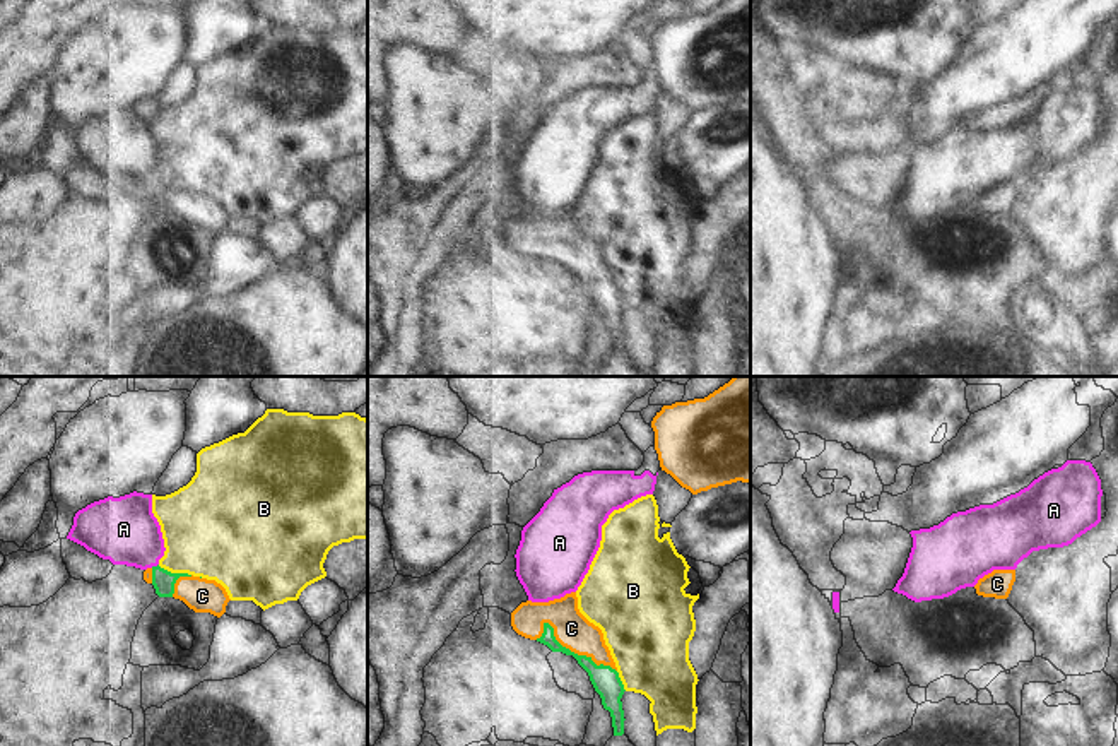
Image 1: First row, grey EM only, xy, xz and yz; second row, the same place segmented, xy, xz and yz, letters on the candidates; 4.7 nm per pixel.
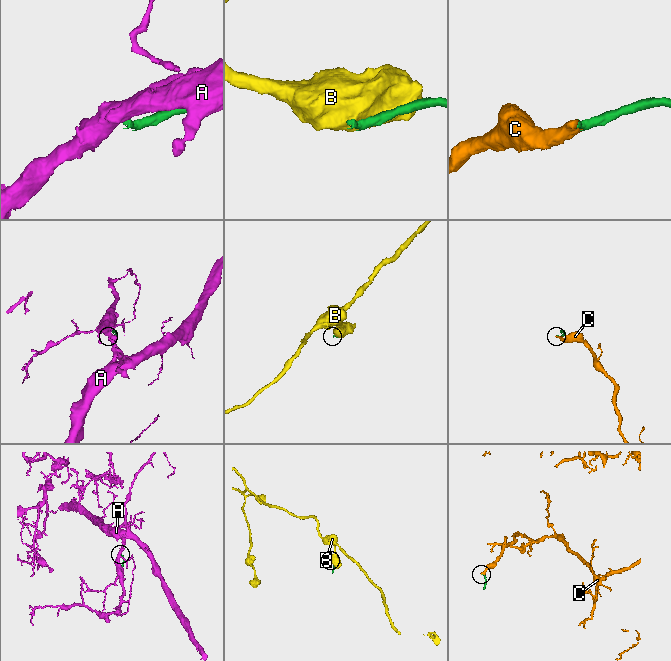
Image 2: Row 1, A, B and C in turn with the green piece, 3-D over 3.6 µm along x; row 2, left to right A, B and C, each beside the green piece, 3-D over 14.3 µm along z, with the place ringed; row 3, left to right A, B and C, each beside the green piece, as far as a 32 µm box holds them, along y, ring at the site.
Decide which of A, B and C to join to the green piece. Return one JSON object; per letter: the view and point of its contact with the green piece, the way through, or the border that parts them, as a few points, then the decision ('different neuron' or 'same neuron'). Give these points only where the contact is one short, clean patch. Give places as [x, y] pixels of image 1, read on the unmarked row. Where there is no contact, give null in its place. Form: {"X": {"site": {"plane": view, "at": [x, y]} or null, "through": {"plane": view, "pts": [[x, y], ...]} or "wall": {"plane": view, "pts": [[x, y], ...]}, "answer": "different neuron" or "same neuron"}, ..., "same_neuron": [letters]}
{"A": {"site": {"plane": "xy", "at": [154, 183]}, "wall": {"plane": "xy", "pts": [[158, 180], [151, 183]]}, "answer": "different neuron"}, "B": {"site": {"plane": "xy", "at": [175, 190]}, "answer": "different neuron"}, "C": {"site": {"plane": "xz", "at": [576, 271]}, "through": {"plane": "xz", "pts": [[606, 296], [576, 271], [576, 255], [571, 245]]}, "answer": "same neuron"}, "same_neuron": ["C"]}

